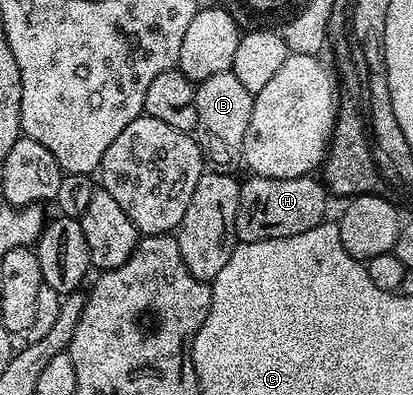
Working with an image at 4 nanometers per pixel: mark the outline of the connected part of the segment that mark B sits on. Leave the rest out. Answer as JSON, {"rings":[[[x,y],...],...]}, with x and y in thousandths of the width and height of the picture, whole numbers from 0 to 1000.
{"rings":[[[562,180],[477,208],[470,238],[479,294],[475,354],[489,377],[496,415],[528,433],[574,430],[574,418],[588,415],[591,342],[610,301],[615,238],[591,220],[591,210],[581,210],[581,200],[571,200]]]}

